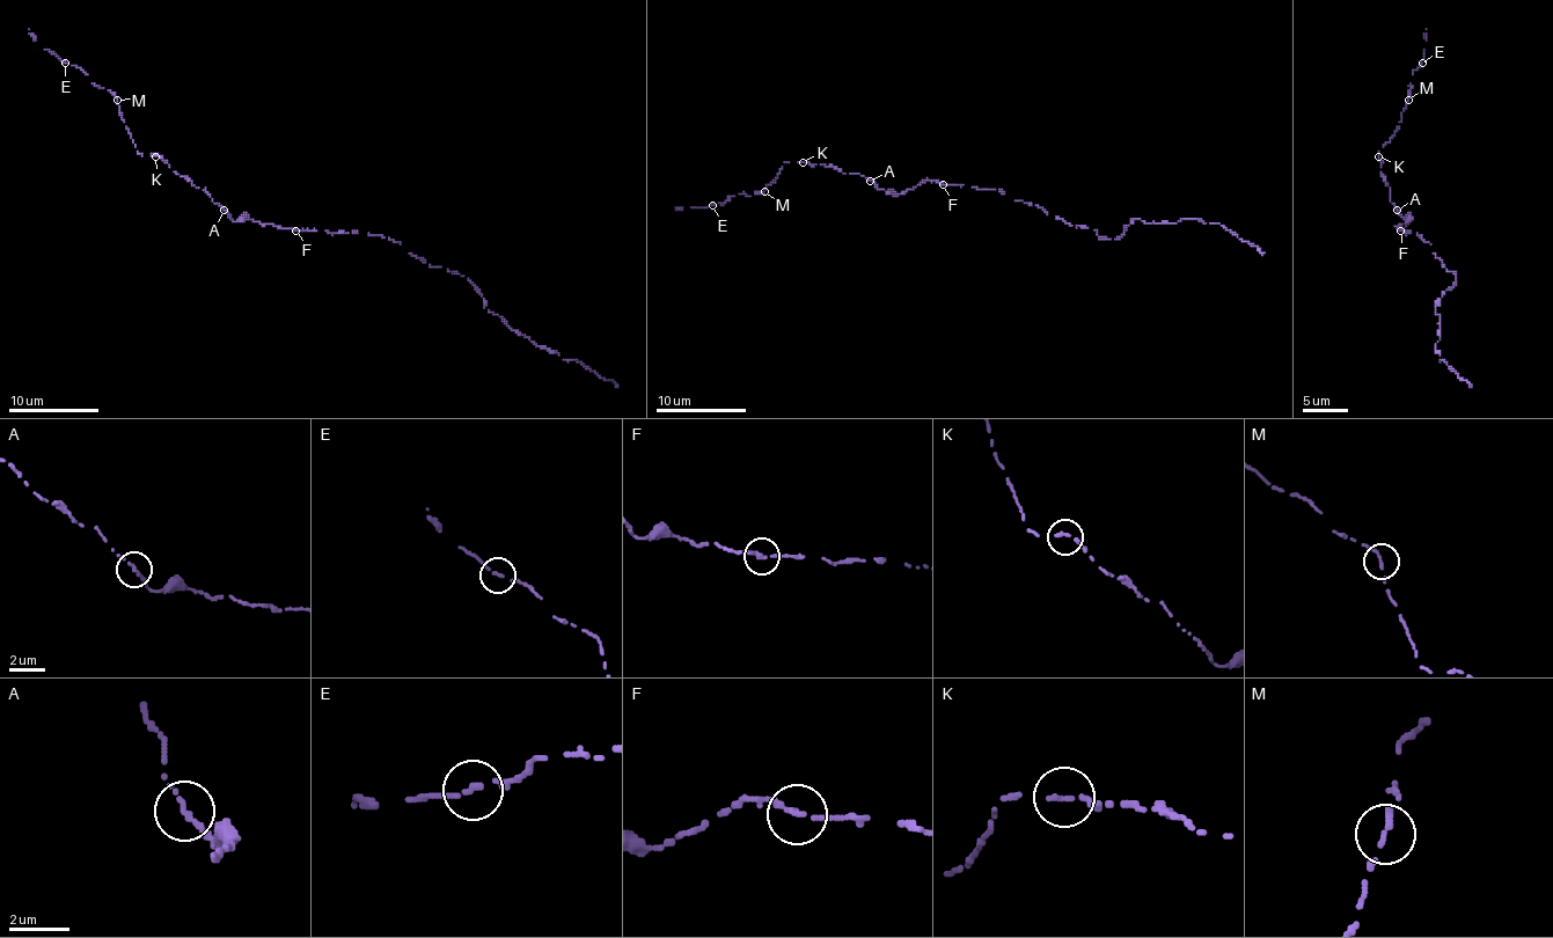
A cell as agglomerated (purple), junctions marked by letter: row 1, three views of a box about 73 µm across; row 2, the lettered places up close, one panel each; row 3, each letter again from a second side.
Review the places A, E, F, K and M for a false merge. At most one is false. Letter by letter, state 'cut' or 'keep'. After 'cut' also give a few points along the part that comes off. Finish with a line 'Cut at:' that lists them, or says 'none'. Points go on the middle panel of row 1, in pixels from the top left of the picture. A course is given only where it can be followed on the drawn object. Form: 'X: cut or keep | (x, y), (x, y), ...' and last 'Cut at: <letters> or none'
A: keep
E: keep
F: keep
K: keep
M: keep
Cut at: none

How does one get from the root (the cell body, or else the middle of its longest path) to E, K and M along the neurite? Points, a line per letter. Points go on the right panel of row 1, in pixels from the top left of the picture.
E: (1401, 231), (1397, 228), (1411, 219), (1390, 202), (1378, 152), (1399, 126), (1413, 72), (1422, 63)
K: (1401, 231), (1397, 228), (1411, 219), (1406, 221), (1390, 202), (1390, 188), (1381, 174), (1378, 156)
M: (1401, 231), (1397, 228), (1411, 219), (1406, 221), (1390, 202), (1378, 152), (1399, 126), (1408, 100)

